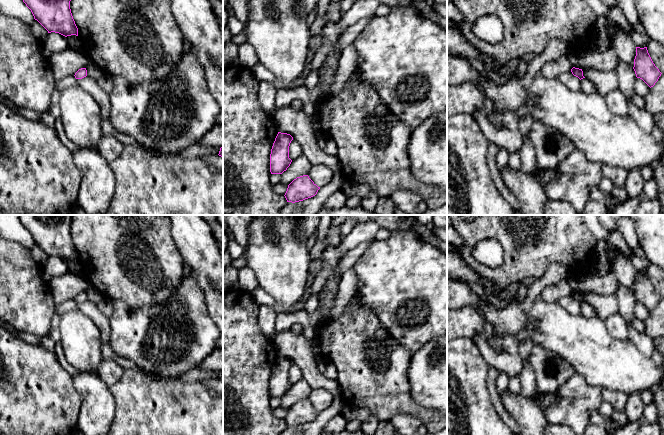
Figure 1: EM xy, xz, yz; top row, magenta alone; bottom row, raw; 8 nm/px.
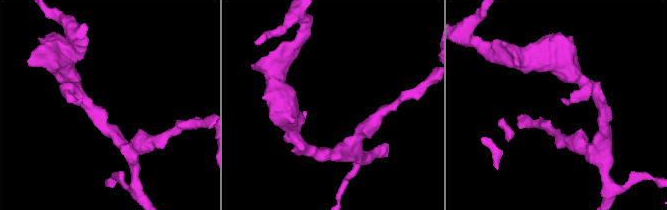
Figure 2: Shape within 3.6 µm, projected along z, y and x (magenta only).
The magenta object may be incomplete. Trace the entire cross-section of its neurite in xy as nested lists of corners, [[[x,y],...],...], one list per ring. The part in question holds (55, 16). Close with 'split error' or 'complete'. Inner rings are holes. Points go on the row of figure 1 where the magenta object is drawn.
[[[23,0],[48,33],[55,32],[65,37],[78,36],[78,28],[73,19],[71,0]]]; complete

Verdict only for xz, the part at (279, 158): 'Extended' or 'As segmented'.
As segmented

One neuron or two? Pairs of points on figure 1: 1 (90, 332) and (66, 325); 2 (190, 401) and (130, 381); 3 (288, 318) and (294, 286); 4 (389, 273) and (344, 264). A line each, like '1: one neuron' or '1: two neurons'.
1: one neuron
2: one neuron
3: two neurons
4: two neurons

